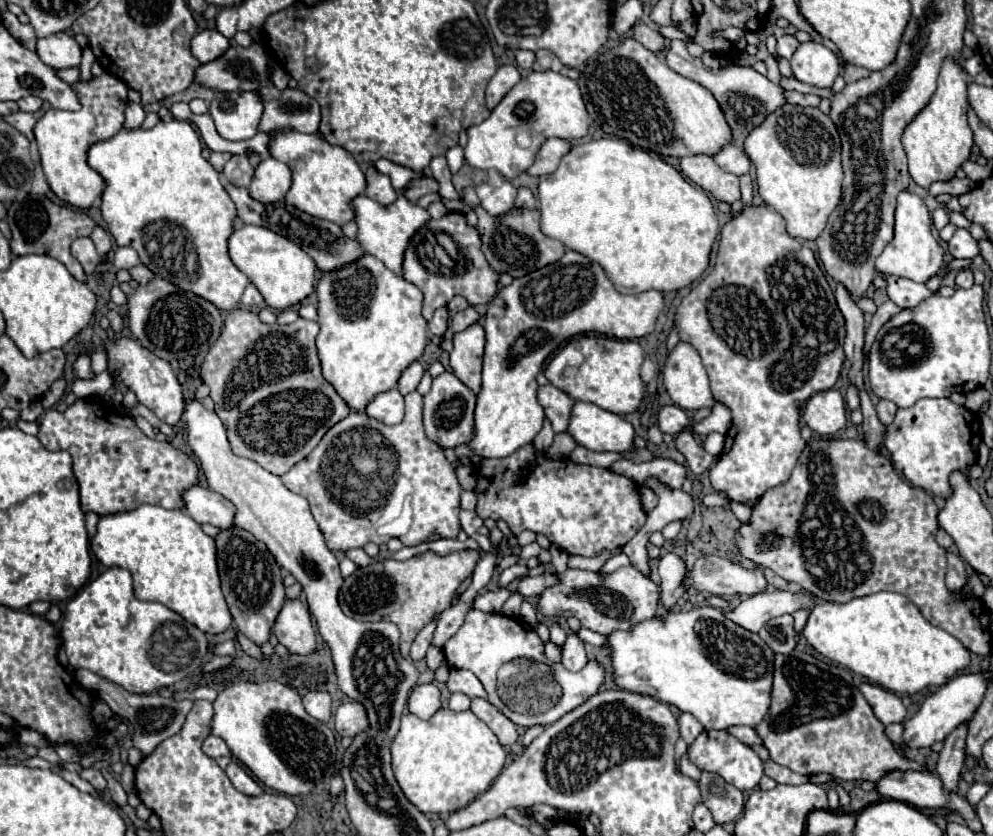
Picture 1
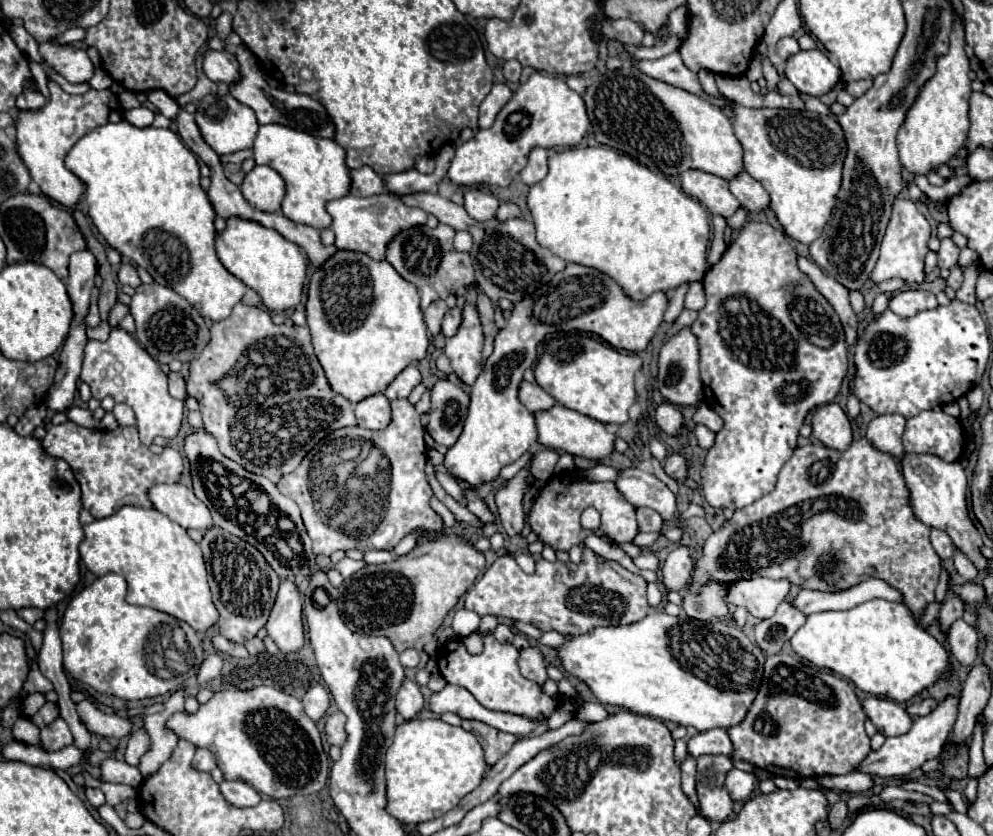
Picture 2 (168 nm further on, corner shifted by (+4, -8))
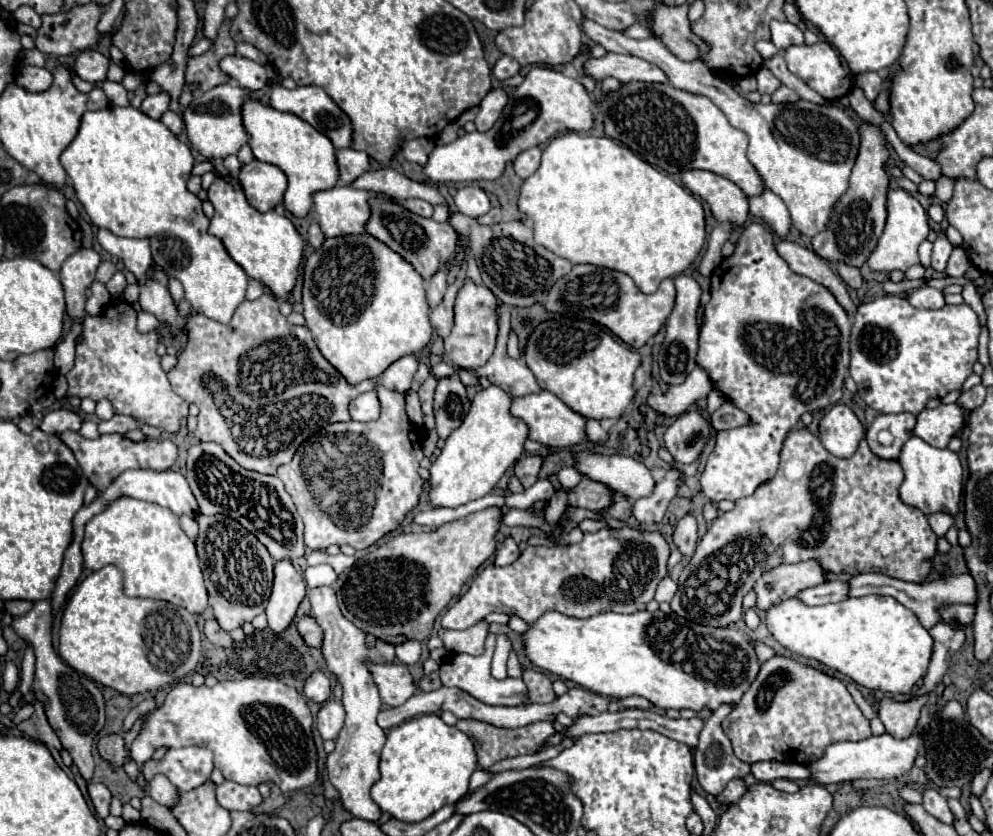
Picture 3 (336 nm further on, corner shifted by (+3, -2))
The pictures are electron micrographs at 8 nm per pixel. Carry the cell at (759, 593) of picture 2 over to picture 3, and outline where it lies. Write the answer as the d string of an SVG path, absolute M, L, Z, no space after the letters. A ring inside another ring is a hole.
M806 560L798 564L780 564L772 570L766 570L754 590L758 594L758 608L768 610L770 606L792 598L798 592L826 582L826 572L818 560Z

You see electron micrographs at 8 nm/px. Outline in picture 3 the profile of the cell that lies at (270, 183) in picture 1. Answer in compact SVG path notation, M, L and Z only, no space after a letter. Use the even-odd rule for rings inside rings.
M252 160L250 164L242 166L238 180L248 202L260 212L272 210L284 198L286 174L274 164Z

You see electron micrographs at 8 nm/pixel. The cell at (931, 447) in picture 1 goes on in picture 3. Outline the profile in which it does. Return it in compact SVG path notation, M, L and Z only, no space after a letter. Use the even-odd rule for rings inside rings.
M940 404L934 410L924 408L918 414L914 434L936 448L946 448L950 438L964 426L964 408L960 404Z

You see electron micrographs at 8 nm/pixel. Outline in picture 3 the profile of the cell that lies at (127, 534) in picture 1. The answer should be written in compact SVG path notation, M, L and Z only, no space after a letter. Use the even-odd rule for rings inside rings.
M118 498L116 502L112 502L112 506L102 510L100 514L96 514L86 524L86 534L84 534L84 542L82 542L82 556L84 556L84 566L88 570L100 570L108 564L120 568L124 572L124 594L126 596L166 600L174 606L186 608L192 614L202 614L208 608L208 594L206 594L202 570L198 564L196 546L180 528L178 516L172 514L164 506L136 500L136 498Z

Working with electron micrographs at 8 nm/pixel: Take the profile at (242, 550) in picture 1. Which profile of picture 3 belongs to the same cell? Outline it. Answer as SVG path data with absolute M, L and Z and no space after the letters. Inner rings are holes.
M198 514L196 522L200 526L196 538L196 550L200 558L200 568L204 574L206 590L210 596L210 606L220 628L230 632L244 622L252 622L254 616L266 610L270 590L272 590L272 556L266 546L248 532L240 522L224 514Z

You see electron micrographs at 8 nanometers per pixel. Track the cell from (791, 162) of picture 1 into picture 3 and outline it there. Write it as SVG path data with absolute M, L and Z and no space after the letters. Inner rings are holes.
M582 20L582 30L590 40L604 46L608 52L630 54L656 64L666 76L668 84L692 94L708 96L738 130L744 130L750 138L748 160L758 170L764 186L778 194L792 216L792 226L806 236L816 236L826 228L830 212L838 198L848 188L850 170L856 162L860 148L860 132L854 120L838 106L820 106L806 100L794 104L752 104L740 96L730 84L720 80L704 62L678 60L658 38L650 36L644 40L632 40L622 32L610 30L592 22Z

